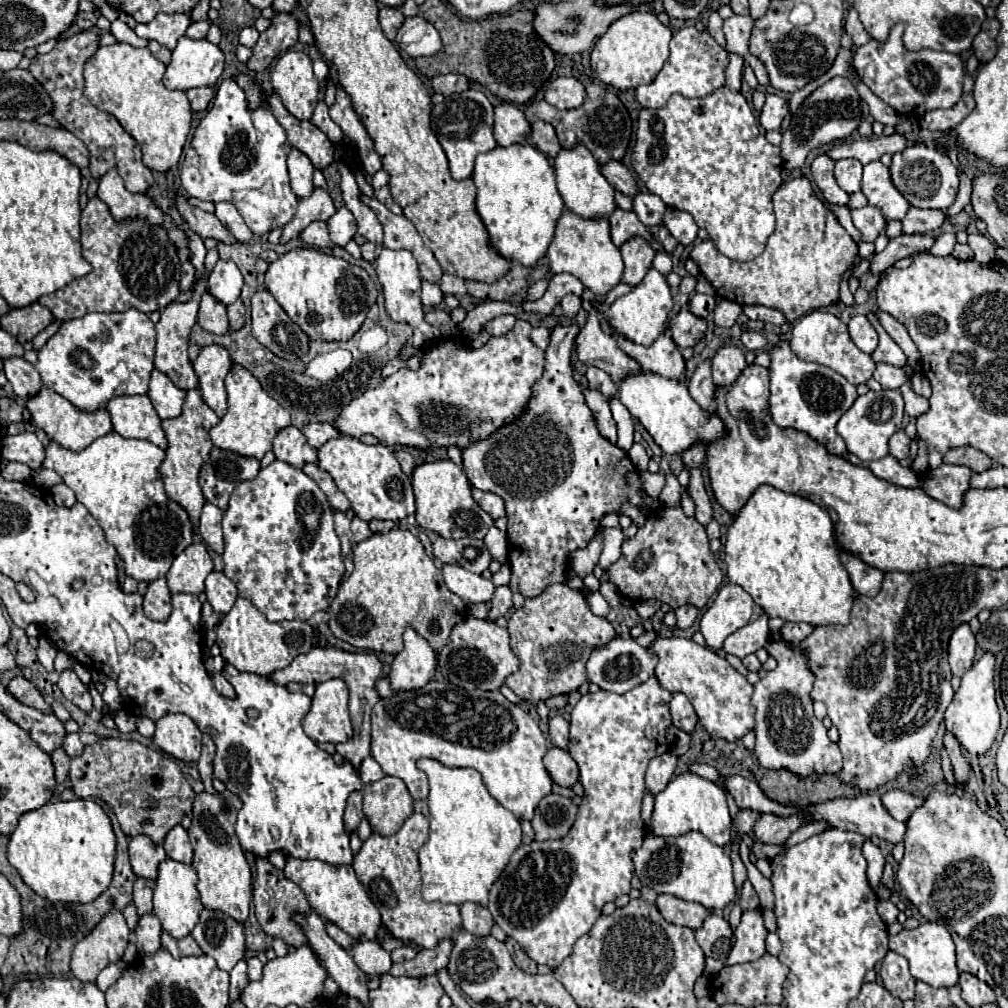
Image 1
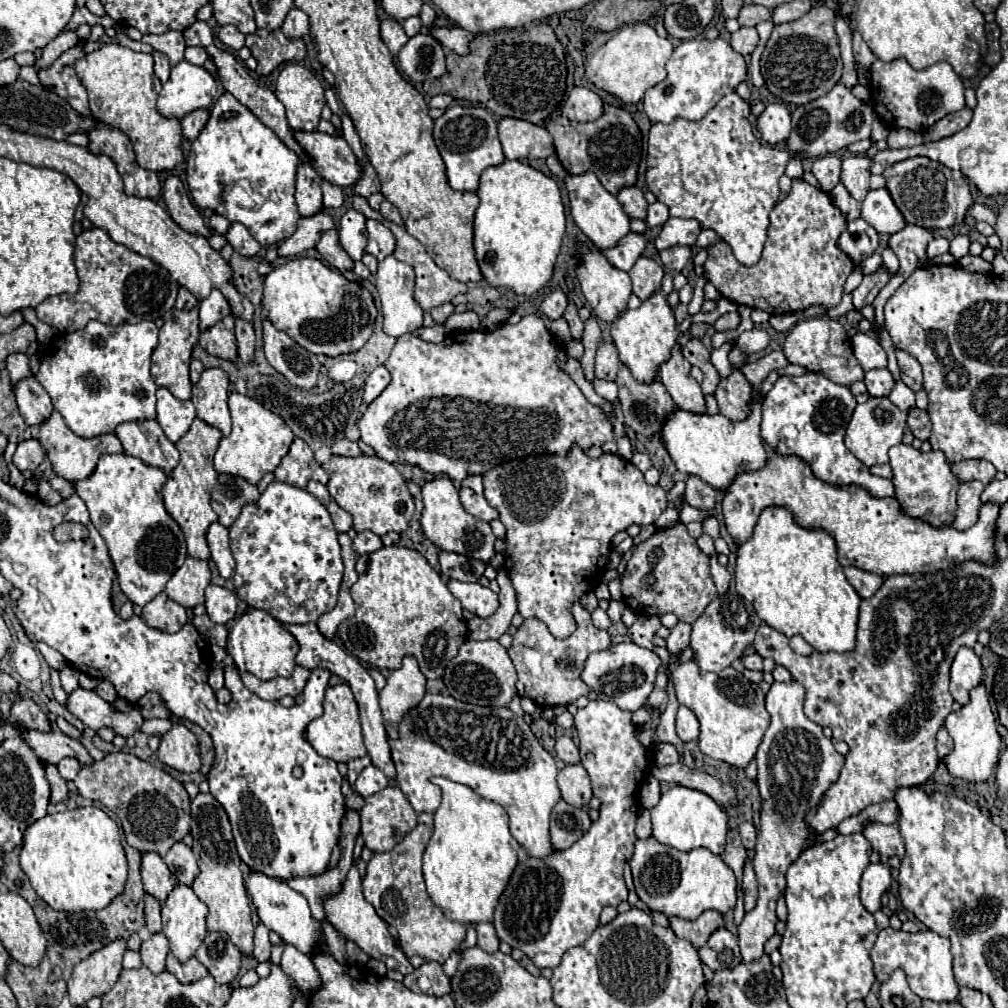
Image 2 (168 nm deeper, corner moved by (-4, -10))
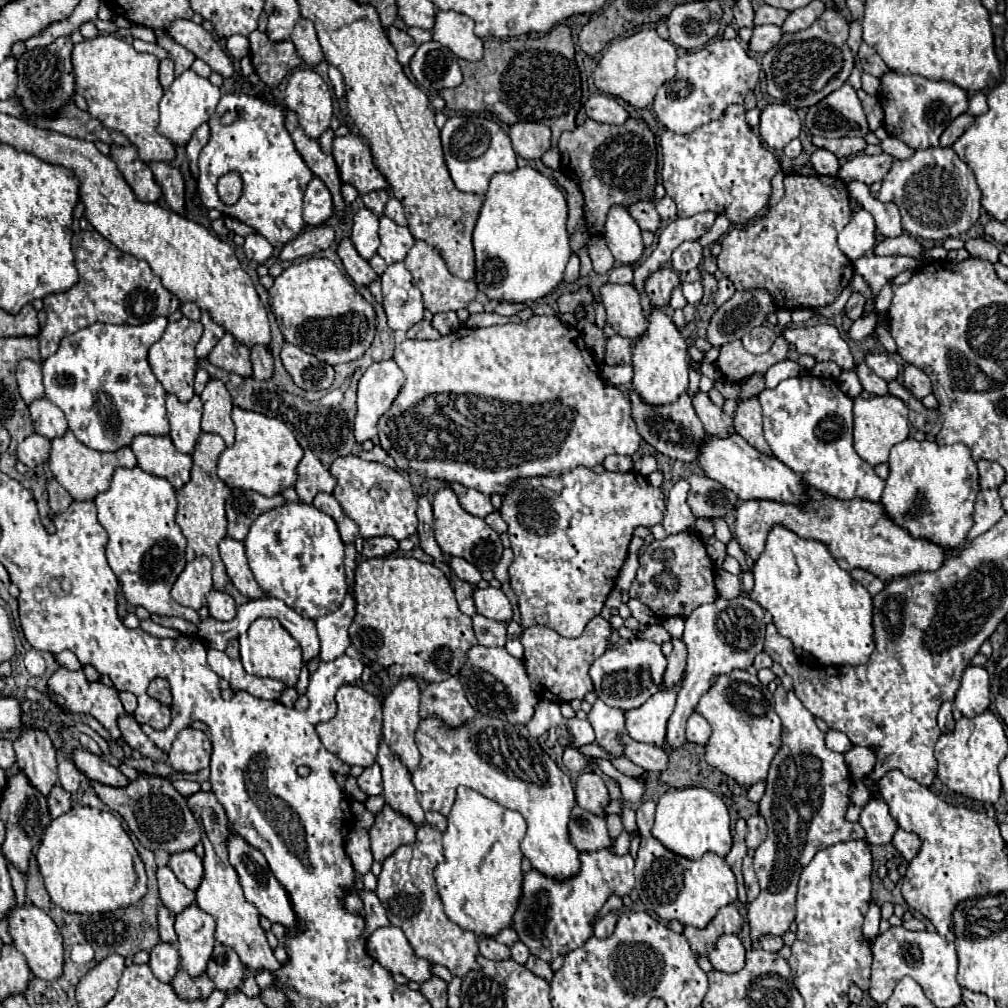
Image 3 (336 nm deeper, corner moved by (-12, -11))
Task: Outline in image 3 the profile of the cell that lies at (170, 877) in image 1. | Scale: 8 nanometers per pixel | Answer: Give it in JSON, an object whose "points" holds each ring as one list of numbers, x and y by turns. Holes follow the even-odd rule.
{"points":[[191,905,177,915,175,931,179,937,179,967,191,977,203,975,215,947,215,919,197,905]]}

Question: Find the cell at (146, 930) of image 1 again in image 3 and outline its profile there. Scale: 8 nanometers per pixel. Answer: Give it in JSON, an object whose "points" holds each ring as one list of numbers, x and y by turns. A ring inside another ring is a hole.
{"points":[[159,943,151,949,151,961,149,967,153,971,153,975,163,981,169,983,175,973,179,971,179,951,175,945,171,943]]}

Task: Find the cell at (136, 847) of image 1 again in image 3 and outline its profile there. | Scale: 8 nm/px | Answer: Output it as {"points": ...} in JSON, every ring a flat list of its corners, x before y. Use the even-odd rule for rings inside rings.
{"points":[[159,867,157,869,157,881,159,881,159,897,161,903,171,911,171,913,181,913,183,909,191,907,195,903,195,891,187,889,169,867]]}

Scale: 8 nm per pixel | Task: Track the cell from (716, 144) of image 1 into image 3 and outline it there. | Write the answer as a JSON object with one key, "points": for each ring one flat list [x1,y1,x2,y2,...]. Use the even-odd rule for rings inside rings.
{"points":[[731,105,721,119,701,125,689,135,665,131,661,147,663,185,667,195,677,203,679,217,715,211,737,225,745,225,765,209,771,193,771,177,781,169,777,157,747,127,743,105]]}

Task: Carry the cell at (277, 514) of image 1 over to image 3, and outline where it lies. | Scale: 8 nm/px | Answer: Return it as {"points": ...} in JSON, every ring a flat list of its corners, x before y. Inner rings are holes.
{"points":[[287,503,257,517,247,539,249,567,261,589,275,599,285,601,305,619,319,619,335,613,345,599,345,545,337,525,325,513,307,503]]}

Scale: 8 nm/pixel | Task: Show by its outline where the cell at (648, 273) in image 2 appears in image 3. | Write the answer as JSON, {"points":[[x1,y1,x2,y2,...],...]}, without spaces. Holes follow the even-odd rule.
{"points":[[673,269,655,271,645,285,645,293,651,299,651,307,667,307,671,299,671,291,679,285,677,273]]}

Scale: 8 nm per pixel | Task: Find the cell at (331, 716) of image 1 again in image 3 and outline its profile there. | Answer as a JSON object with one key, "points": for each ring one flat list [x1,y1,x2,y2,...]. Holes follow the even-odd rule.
{"points":[[343,685,337,691,337,705,337,715,327,723,317,725,317,733,321,737,323,747,347,765,371,767,375,763,379,741,383,735,383,715,377,697,367,693,363,687]]}

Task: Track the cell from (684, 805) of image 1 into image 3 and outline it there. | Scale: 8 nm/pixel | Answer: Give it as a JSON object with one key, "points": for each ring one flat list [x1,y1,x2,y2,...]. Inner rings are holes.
{"points":[[699,787,669,789,665,795,661,795,661,799,657,801,655,823,651,827,651,835,665,849,687,859,699,859,707,851,713,851,719,857,725,857,731,849,729,813,723,799]]}

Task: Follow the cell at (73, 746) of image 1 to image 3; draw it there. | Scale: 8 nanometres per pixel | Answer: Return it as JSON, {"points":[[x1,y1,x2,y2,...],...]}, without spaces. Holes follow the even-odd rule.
{"points":[[61,759,59,761,59,785,69,791,69,793,75,793,79,789,79,783,81,783,83,775,81,771,75,767,73,761,67,761,67,759]]}

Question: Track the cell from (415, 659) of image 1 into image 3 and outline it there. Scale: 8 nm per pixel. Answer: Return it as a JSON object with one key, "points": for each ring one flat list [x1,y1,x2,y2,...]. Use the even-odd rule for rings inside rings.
{"points":[[401,679,383,701,383,743,401,759,409,773,419,765,415,745,419,721,419,687,413,679]]}

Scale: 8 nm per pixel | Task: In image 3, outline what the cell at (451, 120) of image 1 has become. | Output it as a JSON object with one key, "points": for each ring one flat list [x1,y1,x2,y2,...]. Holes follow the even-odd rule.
{"points":[[455,115,455,117,447,119,445,127,441,129,441,141,443,141,447,169,459,191,483,195,489,187,491,175,495,175,499,171,511,173,517,169,517,155,511,147,509,135,503,131,503,127,499,123,495,123,487,117]]}

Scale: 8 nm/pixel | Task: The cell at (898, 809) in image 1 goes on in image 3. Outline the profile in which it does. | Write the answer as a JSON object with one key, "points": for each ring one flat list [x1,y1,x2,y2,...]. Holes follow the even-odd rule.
{"points":[[873,797,863,809,859,817,861,827,865,829,865,839,871,845,887,845,897,831,897,821,891,817,883,799]]}

